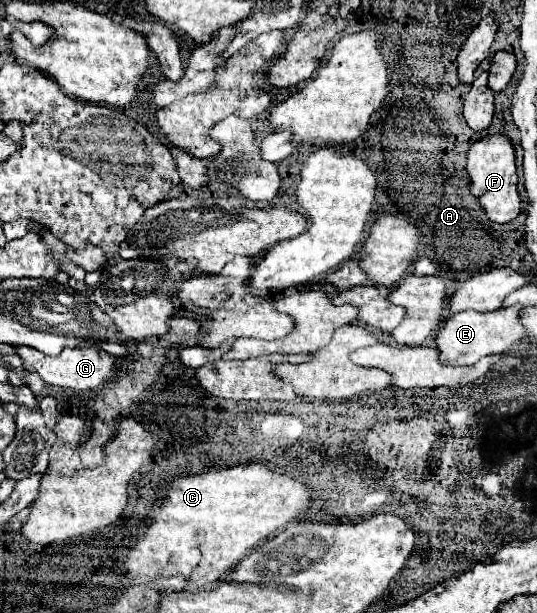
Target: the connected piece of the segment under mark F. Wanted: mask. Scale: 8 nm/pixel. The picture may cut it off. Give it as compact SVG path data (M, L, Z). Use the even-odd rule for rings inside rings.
M487 135L471 145L467 151L467 177L471 179L471 193L479 199L481 209L493 223L509 223L521 211L521 197L517 191L515 149L505 135Z

